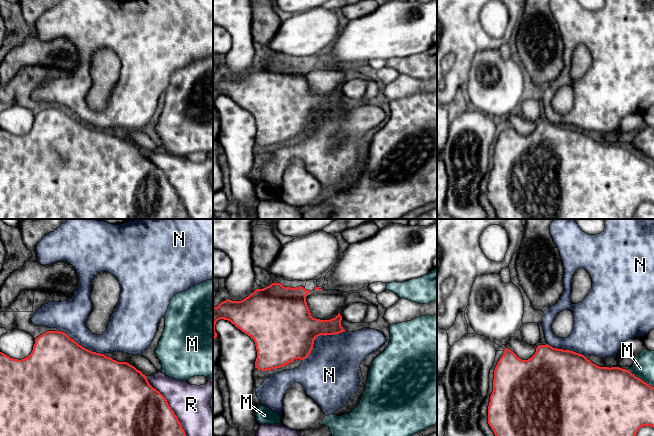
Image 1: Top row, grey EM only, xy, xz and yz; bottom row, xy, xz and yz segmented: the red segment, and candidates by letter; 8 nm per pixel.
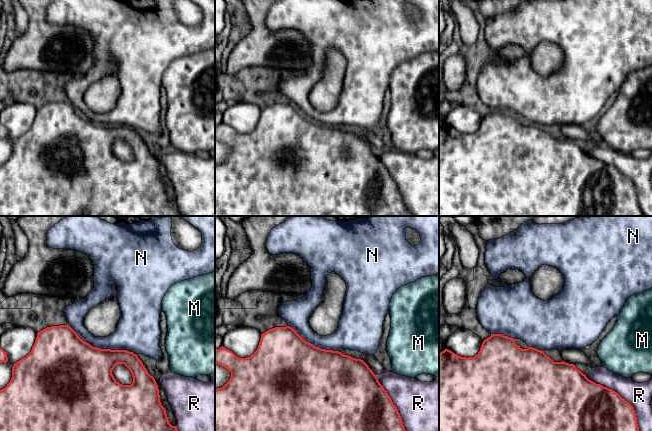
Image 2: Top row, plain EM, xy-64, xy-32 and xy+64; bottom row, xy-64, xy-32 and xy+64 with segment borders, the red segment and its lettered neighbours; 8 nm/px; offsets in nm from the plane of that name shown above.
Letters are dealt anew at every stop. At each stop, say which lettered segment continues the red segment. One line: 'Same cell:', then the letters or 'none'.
Same cell: none

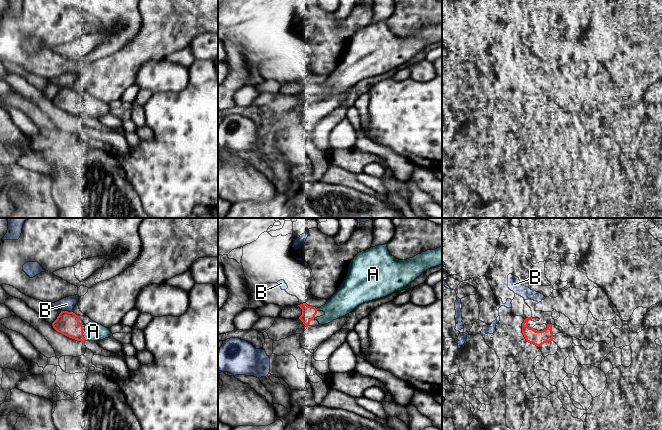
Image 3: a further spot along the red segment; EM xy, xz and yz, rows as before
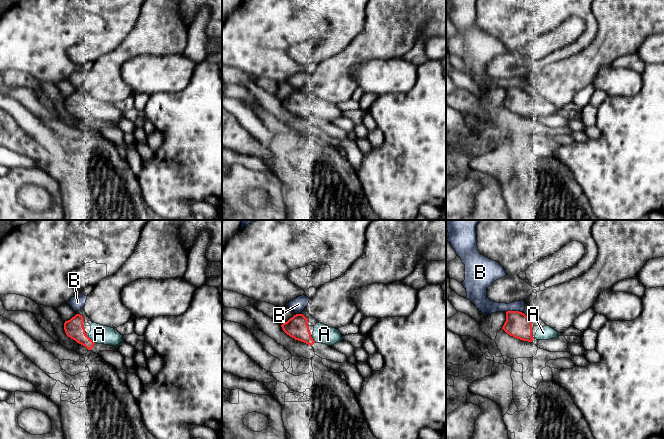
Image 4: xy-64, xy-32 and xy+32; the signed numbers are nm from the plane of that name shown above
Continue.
Same cell: A

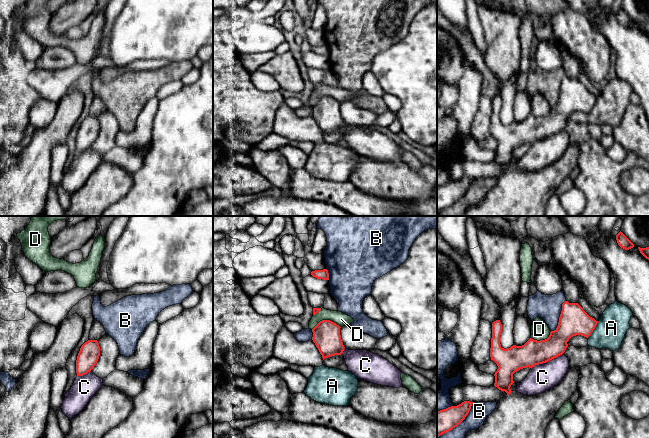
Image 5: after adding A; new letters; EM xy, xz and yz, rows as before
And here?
Same cell: none

